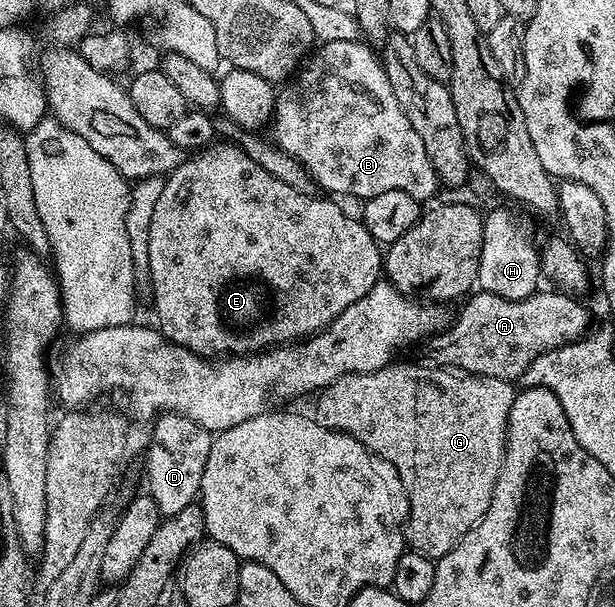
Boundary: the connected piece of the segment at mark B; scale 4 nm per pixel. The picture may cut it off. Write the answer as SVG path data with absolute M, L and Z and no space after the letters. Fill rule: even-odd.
M360 40L327 41L318 44L304 58L304 67L298 68L285 86L290 85L282 93L280 90L276 94L275 145L286 155L294 157L313 181L326 189L322 189L326 194L342 193L345 197L368 199L383 195L383 191L407 191L407 195L416 201L432 202L439 188L435 167L424 151L422 139L419 139L392 94L382 58L376 54L374 56L368 48L372 49Z

